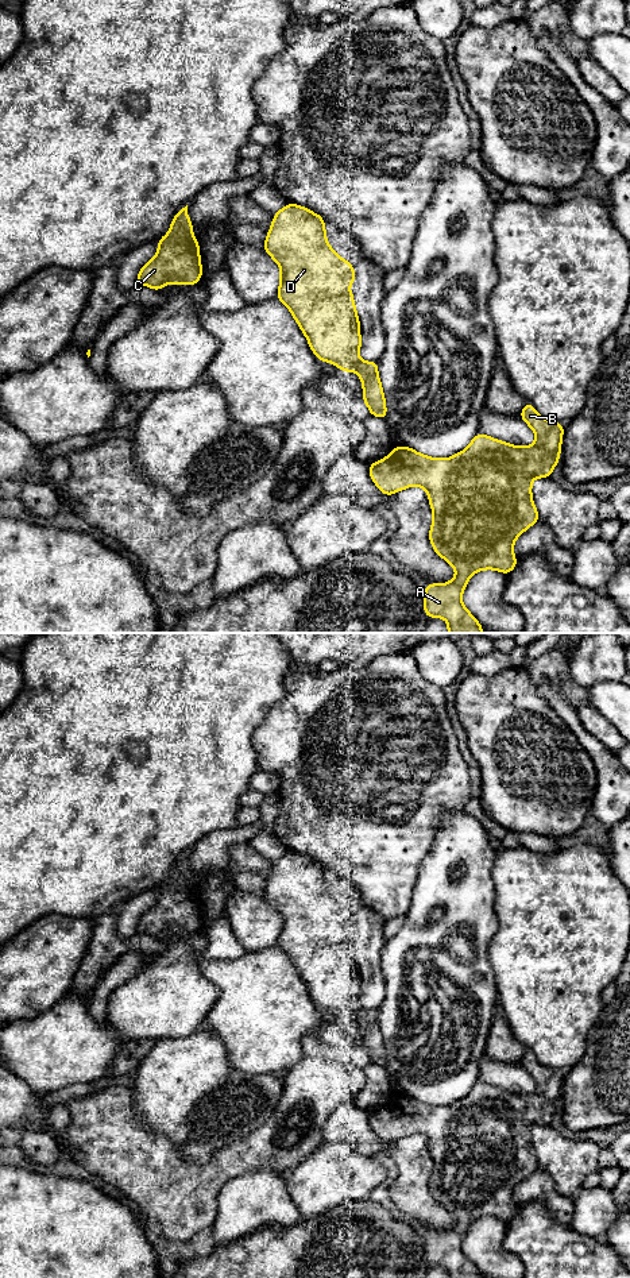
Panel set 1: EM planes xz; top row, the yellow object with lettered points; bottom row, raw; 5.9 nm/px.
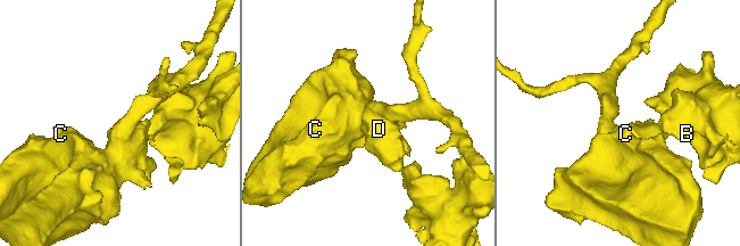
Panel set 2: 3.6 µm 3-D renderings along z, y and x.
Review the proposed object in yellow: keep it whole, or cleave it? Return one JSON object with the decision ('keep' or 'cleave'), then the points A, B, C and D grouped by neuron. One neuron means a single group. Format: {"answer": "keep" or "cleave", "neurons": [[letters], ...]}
{"answer": "cleave", "neurons": [["A", "B"], ["C", "D"]]}

